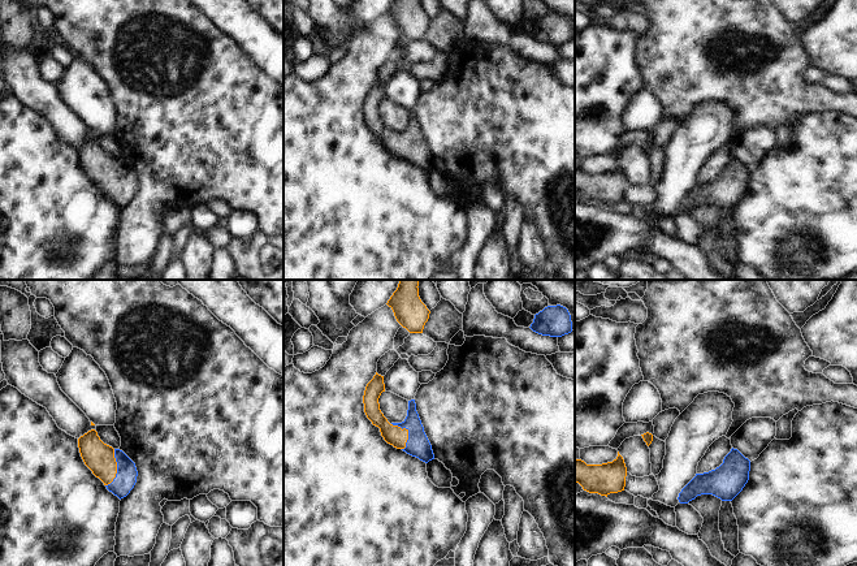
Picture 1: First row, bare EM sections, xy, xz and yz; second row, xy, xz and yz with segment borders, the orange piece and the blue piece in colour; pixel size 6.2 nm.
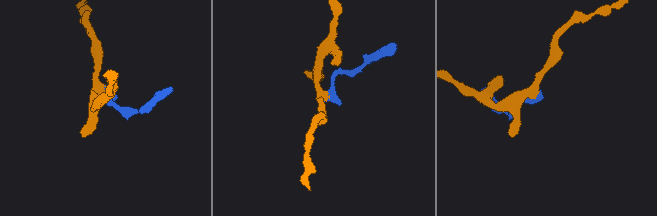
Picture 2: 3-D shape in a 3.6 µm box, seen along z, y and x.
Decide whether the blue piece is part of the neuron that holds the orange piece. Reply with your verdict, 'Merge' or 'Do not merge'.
Merge

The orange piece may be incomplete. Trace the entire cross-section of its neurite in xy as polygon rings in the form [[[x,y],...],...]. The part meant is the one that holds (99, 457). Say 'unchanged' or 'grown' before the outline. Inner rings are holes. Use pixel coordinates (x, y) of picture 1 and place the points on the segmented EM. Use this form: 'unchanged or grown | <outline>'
grown | [[[95,429],[78,438],[78,448],[85,465],[109,492],[120,500],[130,493],[137,483],[138,471],[122,450],[104,444]]]

